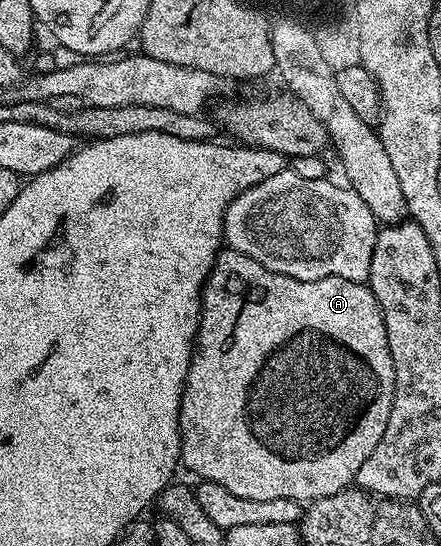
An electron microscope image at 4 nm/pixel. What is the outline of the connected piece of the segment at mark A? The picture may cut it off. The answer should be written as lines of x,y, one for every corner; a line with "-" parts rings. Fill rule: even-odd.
221,250
200,296
200,324
180,402
180,463
188,466
197,475
197,480
222,485
222,489
234,493
234,497
246,497
250,501
293,499
301,505
347,491
355,484
358,469
362,469
366,457
378,449
378,441
382,441
382,433
386,433
386,421
390,421
393,401
394,361
390,357
386,321
368,283
346,281
346,277
298,281
294,277
274,273
266,269
266,265
258,265
258,261
242,253

